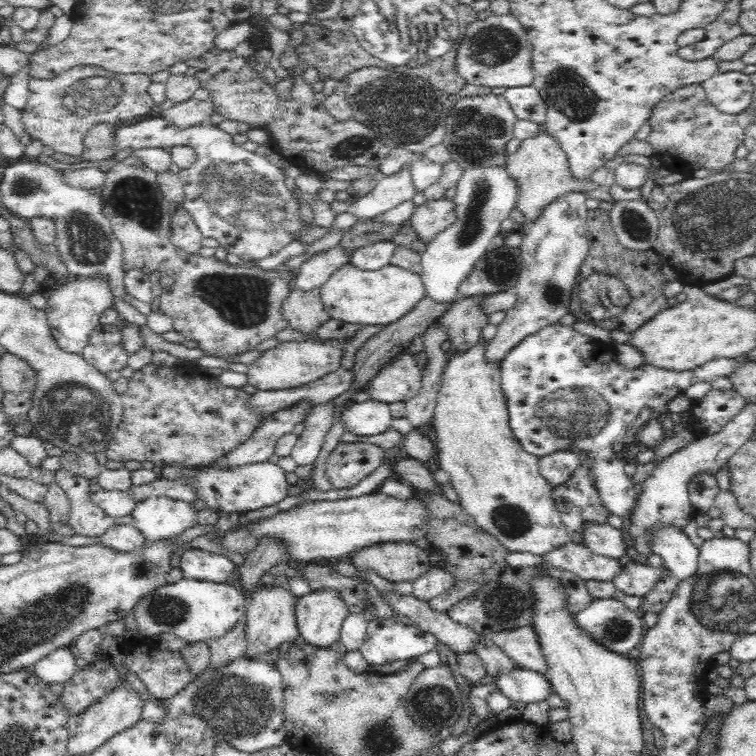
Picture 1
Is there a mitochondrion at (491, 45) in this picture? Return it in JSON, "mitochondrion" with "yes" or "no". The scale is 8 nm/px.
{"mitochondrion":"yes"}

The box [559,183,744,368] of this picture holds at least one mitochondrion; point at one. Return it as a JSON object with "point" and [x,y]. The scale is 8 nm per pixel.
{"point":[603,298]}

